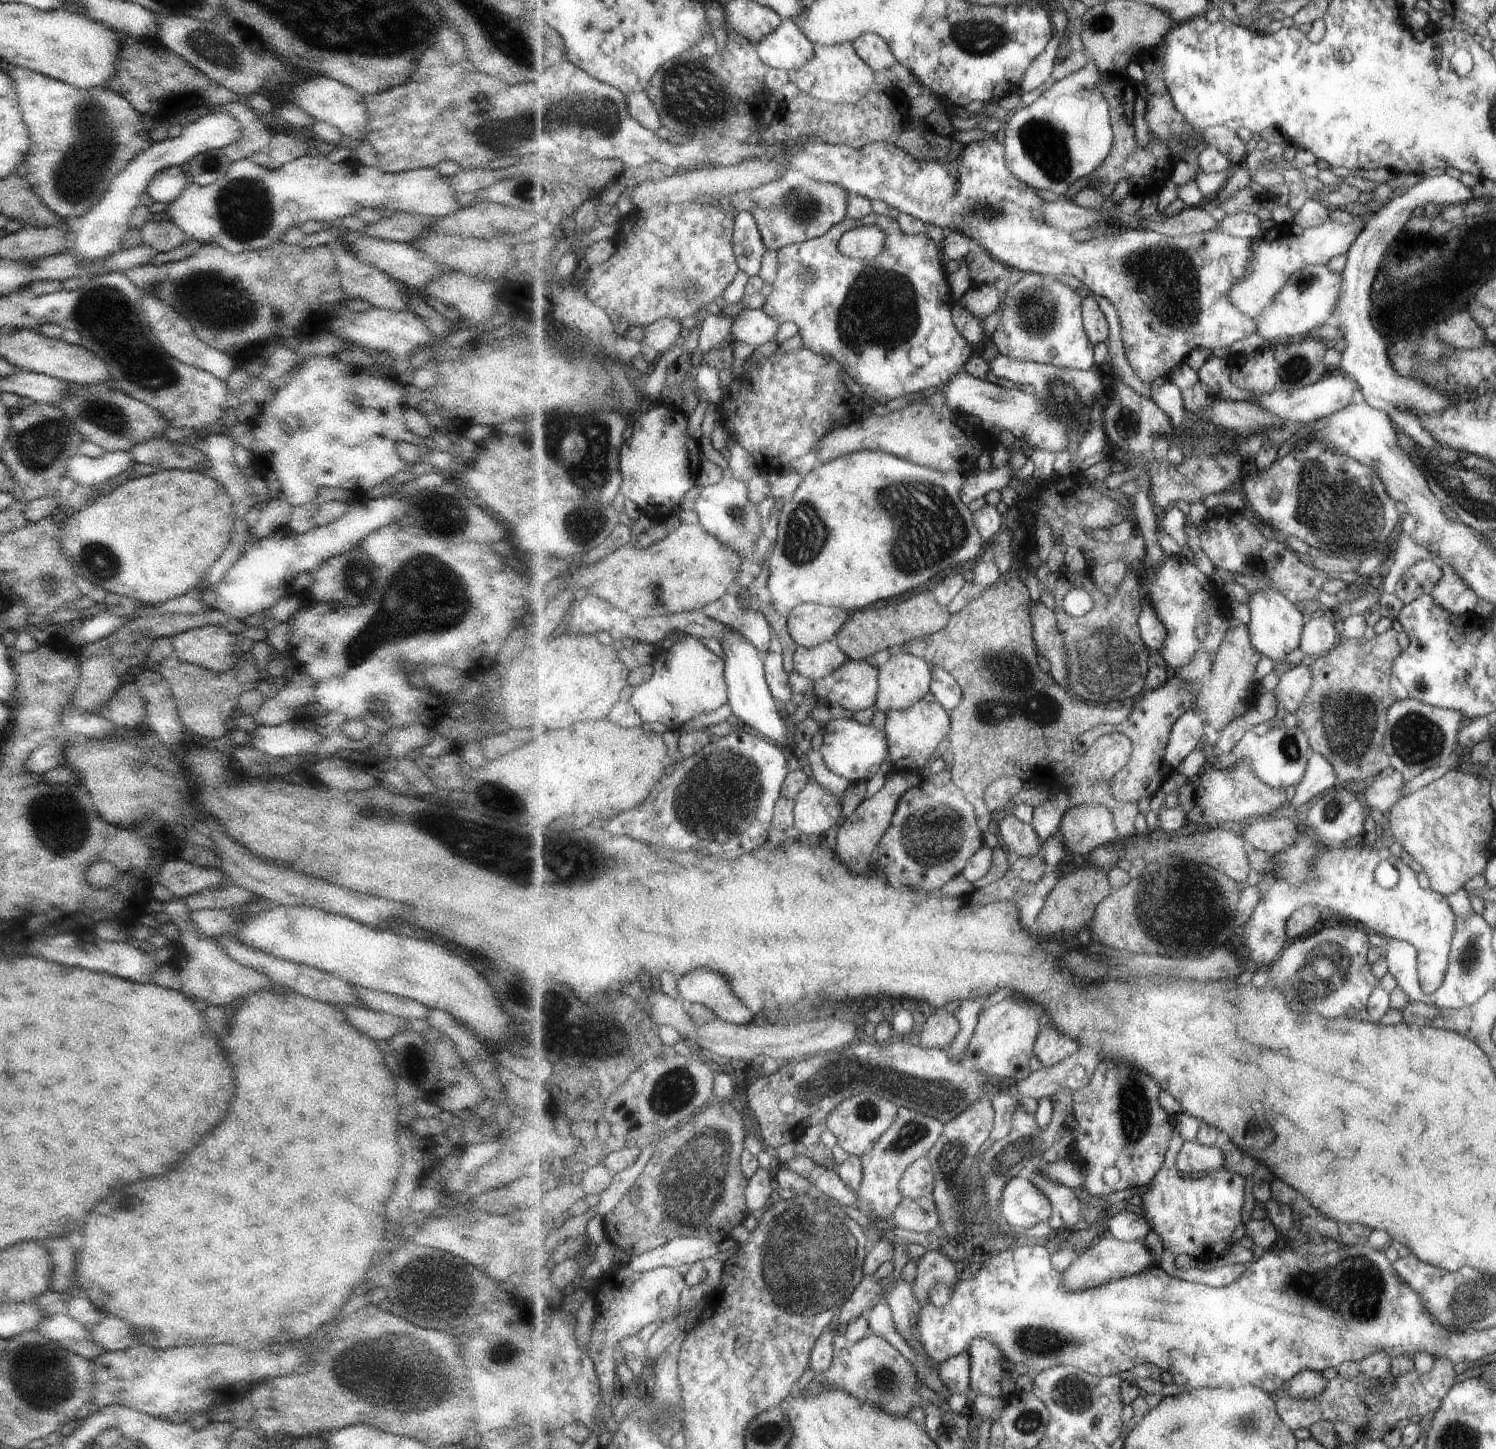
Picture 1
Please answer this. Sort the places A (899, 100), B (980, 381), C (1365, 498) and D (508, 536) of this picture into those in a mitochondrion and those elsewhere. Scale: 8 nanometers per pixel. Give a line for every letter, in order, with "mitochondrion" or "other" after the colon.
A: other
B: other
C: mitochondrion
D: other

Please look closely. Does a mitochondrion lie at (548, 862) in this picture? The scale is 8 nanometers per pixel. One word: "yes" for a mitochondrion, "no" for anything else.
yes

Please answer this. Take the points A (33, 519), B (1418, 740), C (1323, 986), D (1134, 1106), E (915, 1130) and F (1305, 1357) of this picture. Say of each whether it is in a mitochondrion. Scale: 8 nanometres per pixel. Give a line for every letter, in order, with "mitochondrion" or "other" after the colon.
A: other
B: mitochondrion
C: mitochondrion
D: mitochondrion
E: mitochondrion
F: other

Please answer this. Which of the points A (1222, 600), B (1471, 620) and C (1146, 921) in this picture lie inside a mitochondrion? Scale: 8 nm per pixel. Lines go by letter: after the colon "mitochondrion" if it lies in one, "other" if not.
A: other
B: other
C: mitochondrion

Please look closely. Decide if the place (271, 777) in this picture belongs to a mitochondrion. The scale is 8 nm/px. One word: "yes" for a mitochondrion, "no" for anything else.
no

